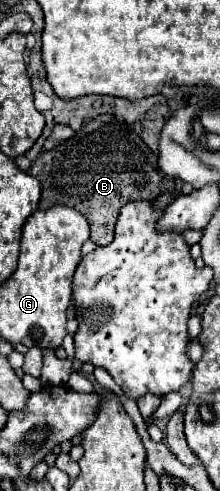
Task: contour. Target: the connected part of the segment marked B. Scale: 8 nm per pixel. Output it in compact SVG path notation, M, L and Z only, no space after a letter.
M113 115L91 119L57 149L41 153L27 173L41 181L39 209L49 209L57 203L77 209L89 221L95 245L107 245L113 239L115 221L125 203L153 201L175 187L175 179L159 169L157 155L143 141L139 145L131 137L127 123L117 121Z

